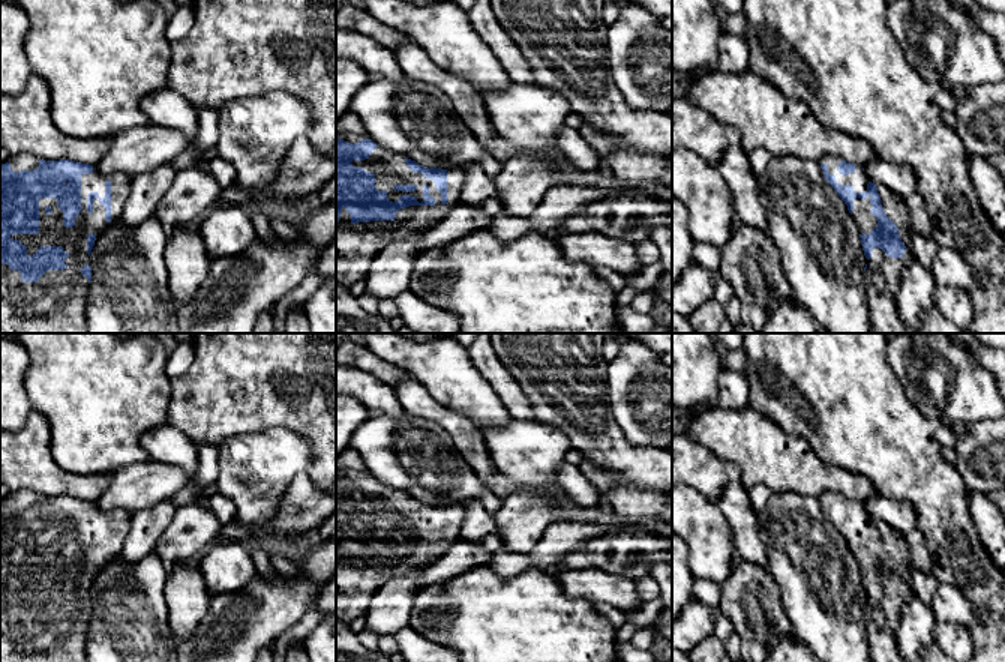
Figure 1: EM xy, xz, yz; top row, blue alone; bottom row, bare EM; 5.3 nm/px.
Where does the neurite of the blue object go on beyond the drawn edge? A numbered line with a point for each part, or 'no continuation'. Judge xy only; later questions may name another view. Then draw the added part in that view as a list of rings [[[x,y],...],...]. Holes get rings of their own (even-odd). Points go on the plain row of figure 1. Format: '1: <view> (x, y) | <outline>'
1: xy (59, 634) | [[[93,503],[92,510],[81,512],[81,549],[75,554],[75,561],[63,561],[63,548],[56,534],[39,536],[39,569],[14,570],[10,575],[20,576],[32,593],[40,582],[62,582],[69,593],[63,606],[46,606],[38,618],[22,618],[18,606],[10,606],[8,600],[0,600],[0,662],[87,662],[87,632],[90,618],[81,611],[81,603],[88,600],[87,572],[100,569],[110,558],[105,557],[105,543],[99,539],[105,533],[105,518],[111,518],[111,555],[118,555],[124,539],[130,530],[132,513],[116,509],[104,512]],[[98,528],[93,536],[93,548],[87,548],[87,531]]]

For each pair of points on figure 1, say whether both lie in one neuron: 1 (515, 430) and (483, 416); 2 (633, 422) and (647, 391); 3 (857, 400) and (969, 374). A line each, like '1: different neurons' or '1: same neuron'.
1: different neurons
2: same neuron
3: different neurons

